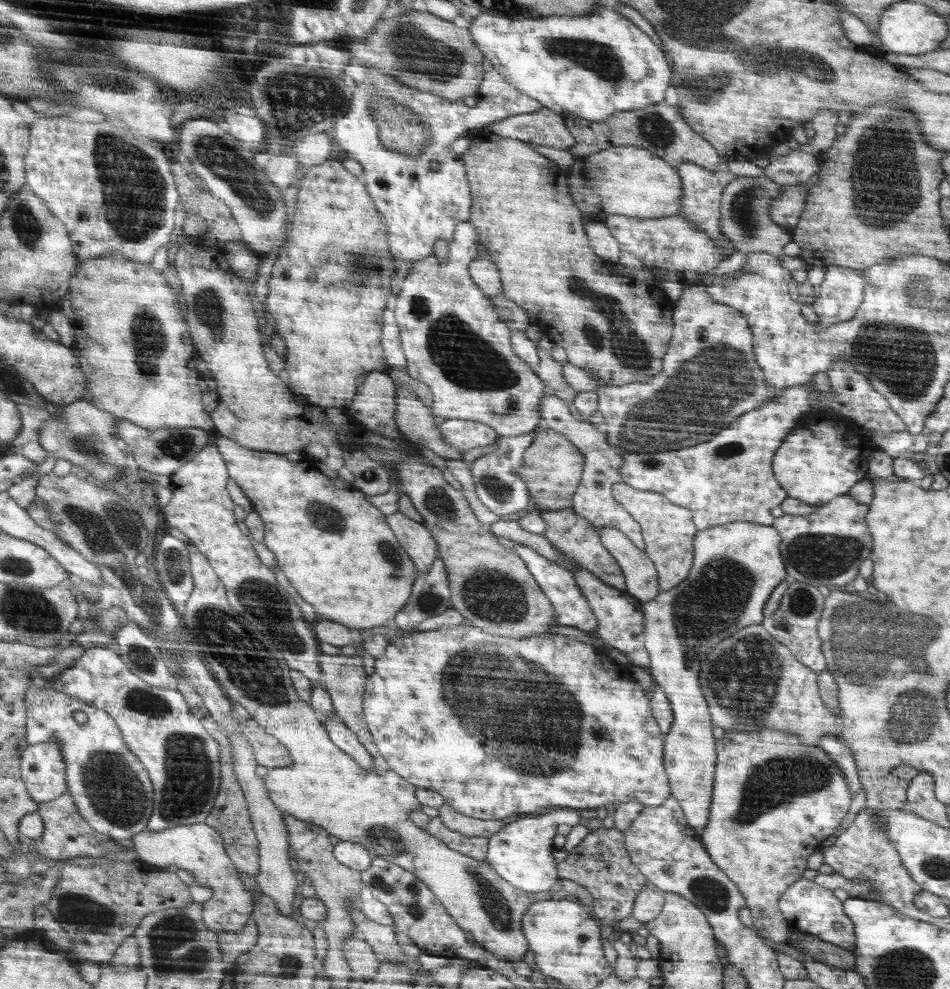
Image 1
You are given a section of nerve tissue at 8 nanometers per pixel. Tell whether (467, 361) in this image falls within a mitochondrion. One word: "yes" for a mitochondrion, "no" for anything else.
yes

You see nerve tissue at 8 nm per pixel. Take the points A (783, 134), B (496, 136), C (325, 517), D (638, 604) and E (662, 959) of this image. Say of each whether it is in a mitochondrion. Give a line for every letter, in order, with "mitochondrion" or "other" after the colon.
A: other
B: other
C: mitochondrion
D: other
E: other

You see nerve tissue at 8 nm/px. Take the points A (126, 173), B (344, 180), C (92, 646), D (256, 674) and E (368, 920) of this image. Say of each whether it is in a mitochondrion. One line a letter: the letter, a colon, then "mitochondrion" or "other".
A: mitochondrion
B: other
C: other
D: mitochondrion
E: other

